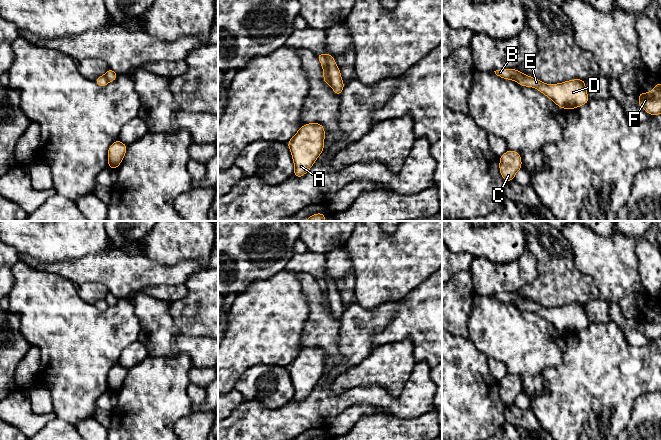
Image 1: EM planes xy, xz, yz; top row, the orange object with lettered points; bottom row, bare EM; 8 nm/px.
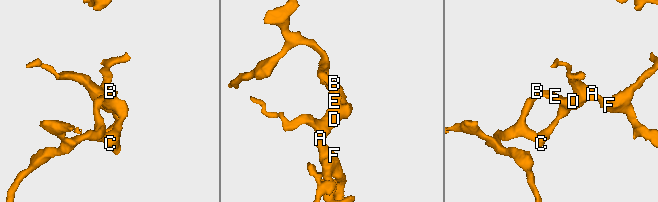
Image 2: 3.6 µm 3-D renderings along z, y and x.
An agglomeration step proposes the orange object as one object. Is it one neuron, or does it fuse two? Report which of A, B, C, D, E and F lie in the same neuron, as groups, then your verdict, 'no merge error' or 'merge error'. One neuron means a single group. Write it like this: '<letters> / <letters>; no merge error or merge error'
A D E F / B C; merge error

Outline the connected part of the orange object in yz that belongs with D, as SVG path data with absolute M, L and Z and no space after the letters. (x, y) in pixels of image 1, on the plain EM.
M522 300L516 305L523 311L532 311L543 317L561 333L575 333L585 329L590 322L585 303L572 303L556 308L546 308L531 300Z

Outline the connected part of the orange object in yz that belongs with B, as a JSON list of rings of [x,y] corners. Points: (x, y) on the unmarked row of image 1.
[[[504,292],[504,293],[496,294],[494,296],[497,300],[499,300],[502,303],[506,303],[506,304],[511,303],[513,305],[517,305],[522,300],[528,300],[524,298],[523,296],[517,294],[516,292],[515,293],[505,293]]]

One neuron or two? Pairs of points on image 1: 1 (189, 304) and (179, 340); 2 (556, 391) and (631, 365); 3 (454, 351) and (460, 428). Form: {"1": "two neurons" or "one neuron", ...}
{"1": "two neurons", "2": "one neuron", "3": "one neuron"}

